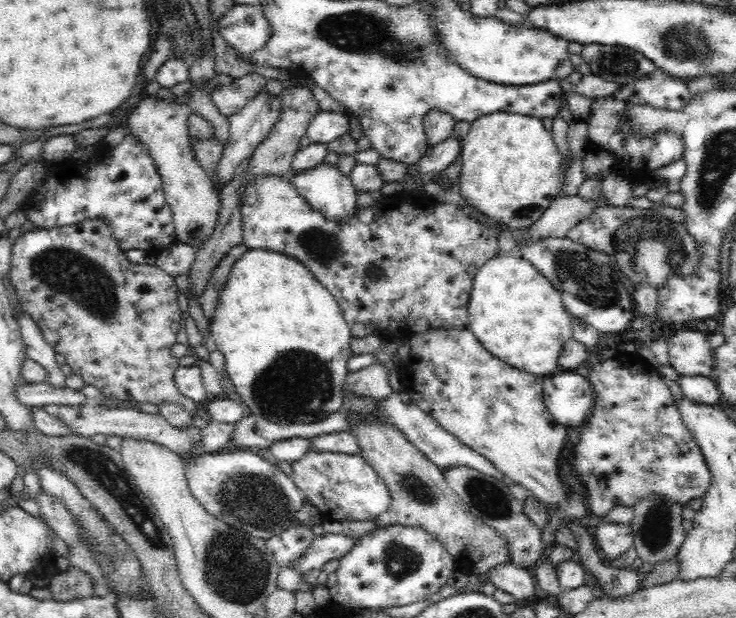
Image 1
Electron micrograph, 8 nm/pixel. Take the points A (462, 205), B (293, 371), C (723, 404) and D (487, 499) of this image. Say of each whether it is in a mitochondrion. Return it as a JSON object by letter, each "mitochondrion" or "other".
{"A":"other","B":"mitochondrion","C":"other","D":"mitochondrion"}

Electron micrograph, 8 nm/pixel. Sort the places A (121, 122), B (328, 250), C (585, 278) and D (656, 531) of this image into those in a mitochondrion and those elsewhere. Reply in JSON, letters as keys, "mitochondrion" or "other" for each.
{"A":"other","B":"mitochondrion","C":"mitochondrion","D":"mitochondrion"}

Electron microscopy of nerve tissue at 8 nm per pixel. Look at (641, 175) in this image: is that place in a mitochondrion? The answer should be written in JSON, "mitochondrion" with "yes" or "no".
{"mitochondrion":"no"}

